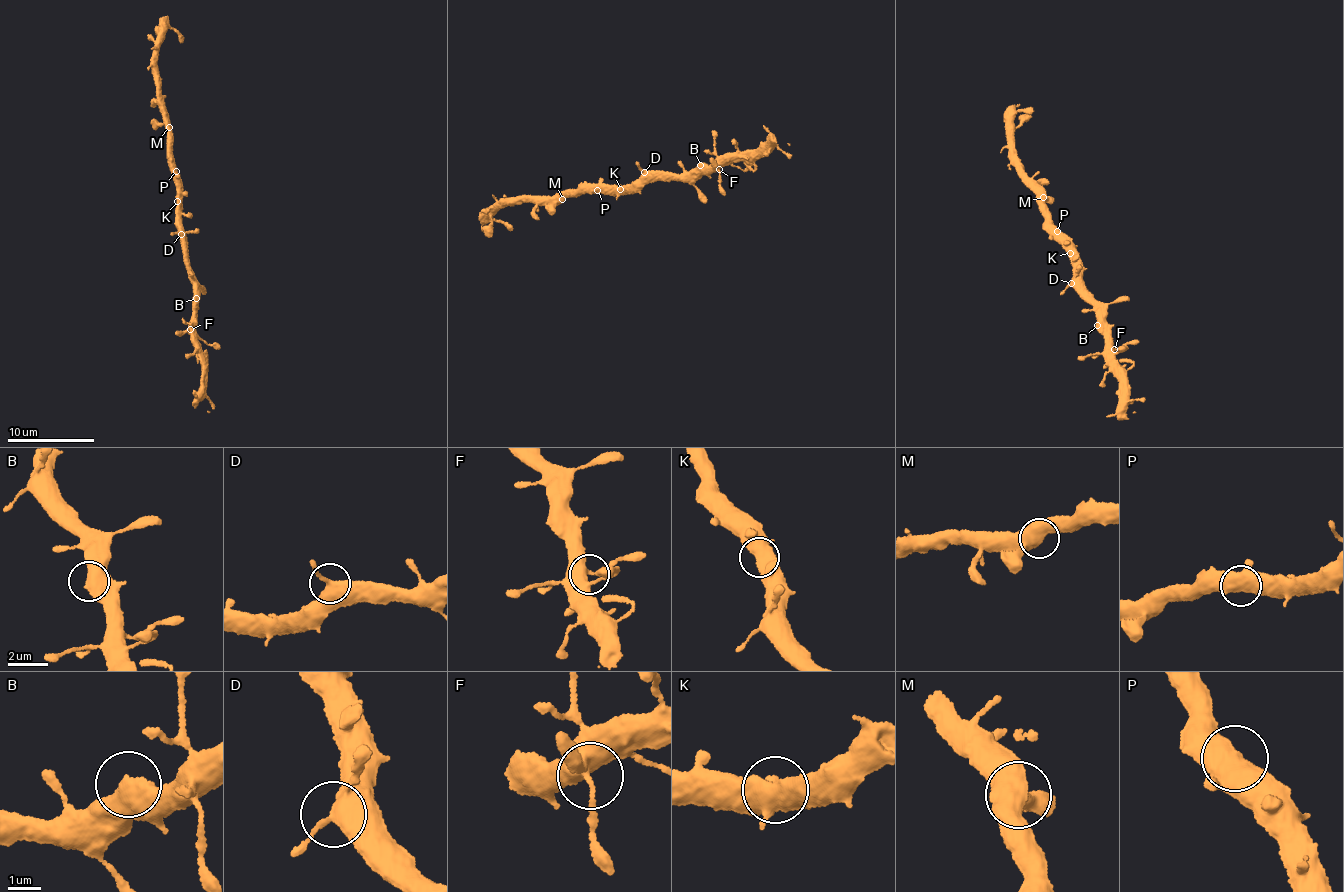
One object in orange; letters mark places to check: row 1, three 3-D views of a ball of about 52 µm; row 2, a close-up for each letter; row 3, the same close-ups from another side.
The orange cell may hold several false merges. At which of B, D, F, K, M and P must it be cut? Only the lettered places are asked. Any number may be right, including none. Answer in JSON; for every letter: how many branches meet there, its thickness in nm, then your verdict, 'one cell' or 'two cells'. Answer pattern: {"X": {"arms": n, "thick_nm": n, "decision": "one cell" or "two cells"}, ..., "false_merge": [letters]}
{"B": {"arms": 2, "thick_nm": 550, "decision": "one cell"}, "D": {"arms": 3, "thick_nm": 400, "decision": "one cell"}, "F": {"arms": 4, "thick_nm": 340, "decision": "one cell"}, "K": {"arms": 4, "thick_nm": 480, "decision": "one cell"}, "M": {"arms": 3, "thick_nm": 460, "decision": "one cell"}, "P": {"arms": 3, "thick_nm": 500, "decision": "one cell"}, "false_merge": []}

